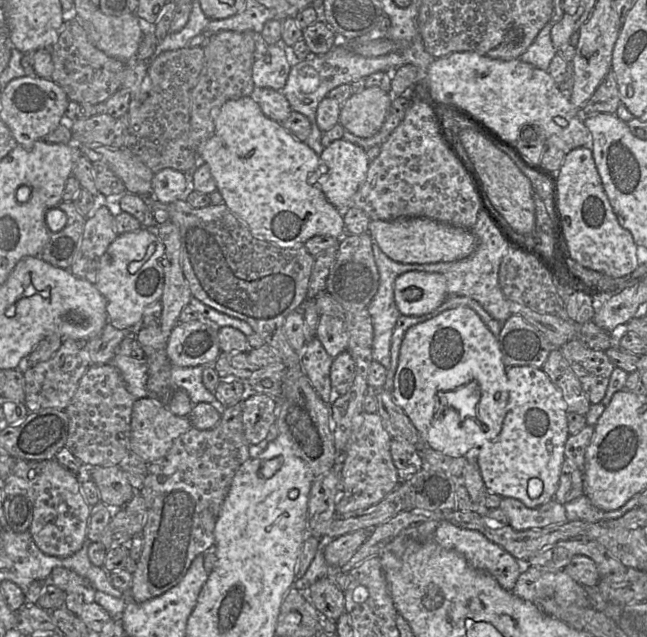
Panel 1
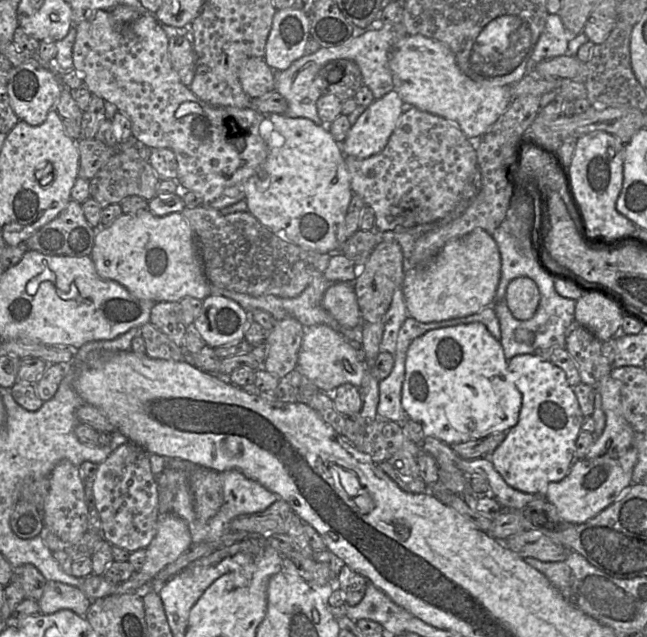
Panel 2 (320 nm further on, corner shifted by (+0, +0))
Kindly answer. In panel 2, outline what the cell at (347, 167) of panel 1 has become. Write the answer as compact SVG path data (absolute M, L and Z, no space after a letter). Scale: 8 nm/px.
M393 89L380 99L375 99L366 110L359 116L341 144L345 156L353 156L358 159L365 159L379 153L388 143L398 119L401 116L403 100Z

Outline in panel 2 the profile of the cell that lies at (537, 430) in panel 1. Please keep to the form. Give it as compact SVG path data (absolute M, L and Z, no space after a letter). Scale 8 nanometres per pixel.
M536 354L516 355L508 361L512 381L522 394L517 424L490 455L494 468L513 489L541 494L551 482L564 479L575 462L575 444L584 415L565 372Z

